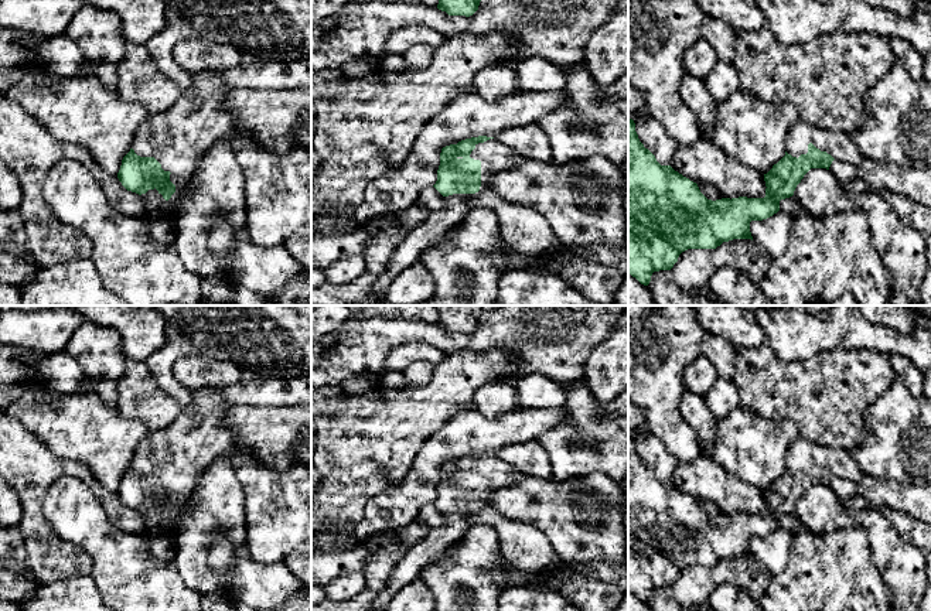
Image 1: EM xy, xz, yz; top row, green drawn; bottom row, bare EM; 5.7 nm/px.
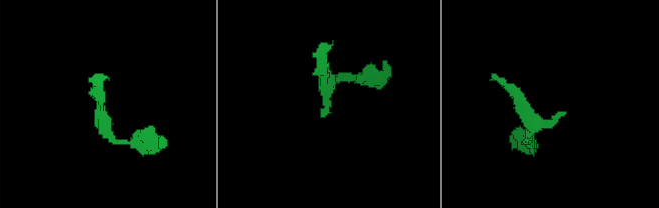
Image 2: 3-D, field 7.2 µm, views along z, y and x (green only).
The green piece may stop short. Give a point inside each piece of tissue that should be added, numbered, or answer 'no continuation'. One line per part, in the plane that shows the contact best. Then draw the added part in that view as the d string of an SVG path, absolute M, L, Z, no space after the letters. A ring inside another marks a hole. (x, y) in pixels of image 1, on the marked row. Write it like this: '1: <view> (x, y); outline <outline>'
1: xz (495, 157); outline M490 139L475 144L470 154L471 158L481 161L481 187L480 191L490 190L491 181L499 173L508 173L521 167L526 160L504 146L497 139Z

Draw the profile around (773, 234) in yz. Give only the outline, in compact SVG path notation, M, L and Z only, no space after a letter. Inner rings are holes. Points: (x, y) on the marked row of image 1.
M778 211L763 221L751 221L753 240L760 243L771 257L781 256L790 243L790 226L792 216Z

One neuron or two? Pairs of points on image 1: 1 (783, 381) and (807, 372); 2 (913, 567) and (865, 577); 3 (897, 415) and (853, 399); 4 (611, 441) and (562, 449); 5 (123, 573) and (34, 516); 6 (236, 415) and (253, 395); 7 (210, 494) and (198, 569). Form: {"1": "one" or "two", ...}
{"1": "one", "2": "two", "3": "two", "4": "one", "5": "two", "6": "two", "7": "one"}

